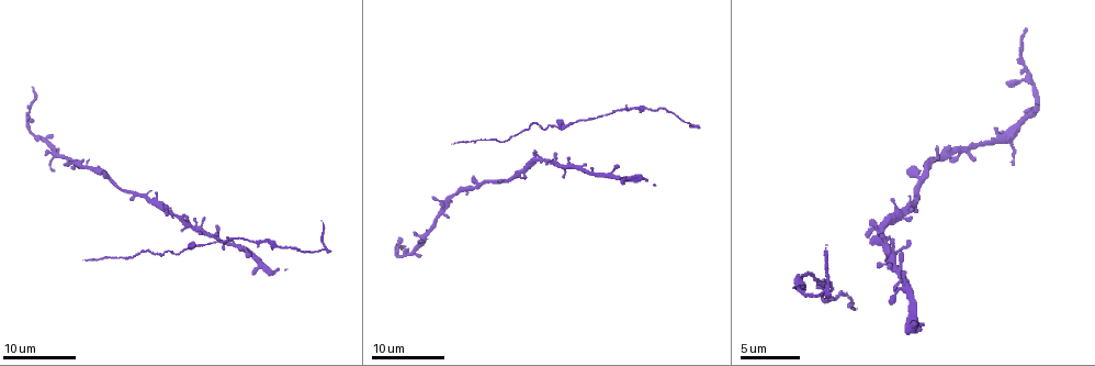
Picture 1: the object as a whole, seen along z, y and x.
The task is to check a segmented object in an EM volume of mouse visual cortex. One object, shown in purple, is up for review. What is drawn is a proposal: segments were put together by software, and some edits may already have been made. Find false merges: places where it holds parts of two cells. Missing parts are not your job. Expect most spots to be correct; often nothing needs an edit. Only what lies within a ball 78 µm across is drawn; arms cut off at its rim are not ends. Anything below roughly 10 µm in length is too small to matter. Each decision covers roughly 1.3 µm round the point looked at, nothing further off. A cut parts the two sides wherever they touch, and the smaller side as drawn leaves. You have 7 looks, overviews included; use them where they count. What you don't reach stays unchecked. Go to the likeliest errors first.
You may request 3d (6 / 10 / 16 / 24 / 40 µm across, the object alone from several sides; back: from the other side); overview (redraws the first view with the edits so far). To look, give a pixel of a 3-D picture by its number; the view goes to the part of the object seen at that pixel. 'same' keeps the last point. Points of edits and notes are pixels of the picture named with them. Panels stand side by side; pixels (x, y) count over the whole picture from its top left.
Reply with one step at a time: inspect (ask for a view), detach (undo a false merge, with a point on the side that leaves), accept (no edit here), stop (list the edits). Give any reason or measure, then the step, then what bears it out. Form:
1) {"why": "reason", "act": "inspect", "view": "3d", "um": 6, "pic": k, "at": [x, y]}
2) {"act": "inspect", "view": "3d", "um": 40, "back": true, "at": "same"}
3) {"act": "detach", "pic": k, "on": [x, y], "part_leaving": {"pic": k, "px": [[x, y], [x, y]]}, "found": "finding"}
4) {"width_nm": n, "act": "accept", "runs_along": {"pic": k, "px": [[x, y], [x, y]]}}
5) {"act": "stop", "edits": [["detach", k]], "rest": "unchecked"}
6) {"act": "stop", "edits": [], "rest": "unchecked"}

{"act": "inspect", "view": "3d", "um": 24, "pic": 1, "at": [201, 233]}

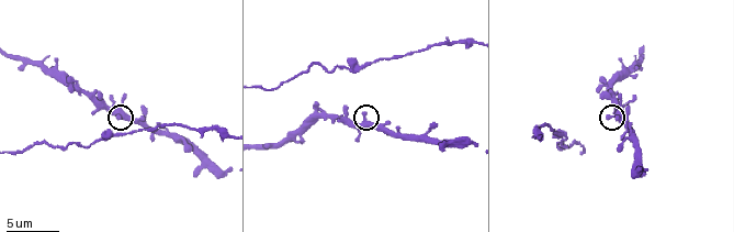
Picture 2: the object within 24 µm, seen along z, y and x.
{"why": "closer look", "act": "inspect", "view": "3d", "um": 10, "pic": 2, "at": [610, 114]}

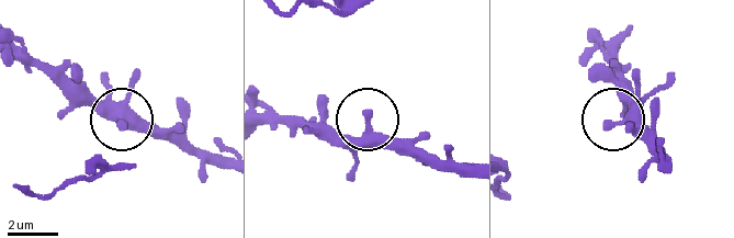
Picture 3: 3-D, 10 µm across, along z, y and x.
{"side_arm_um": 15, "act": "accept", "found": "all the same cell"}

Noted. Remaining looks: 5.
{"act": "inspect", "view": "3d", "um": 6, "pic": 2, "at": [111, 132]}

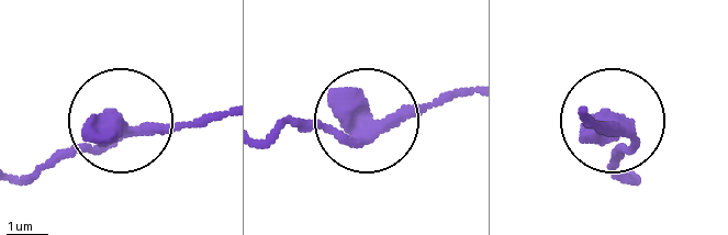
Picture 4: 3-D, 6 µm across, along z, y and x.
{"act": "inspect", "view": "3d", "um": 6, "back": true, "pic": 4, "at": [370, 117]}

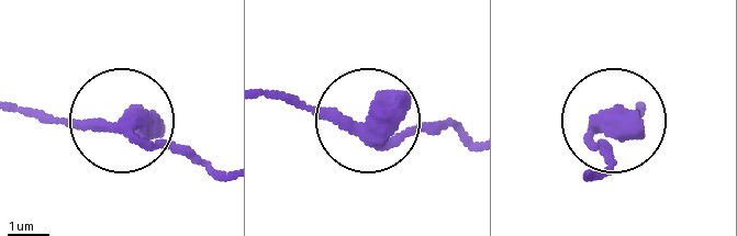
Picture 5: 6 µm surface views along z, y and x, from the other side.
{"act": "accept", "found": "all the same cell"}

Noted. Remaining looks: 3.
{"why": "branch point", "act": "inspect", "view": "3d", "um": 6, "pic": 2, "at": [75, 81]}

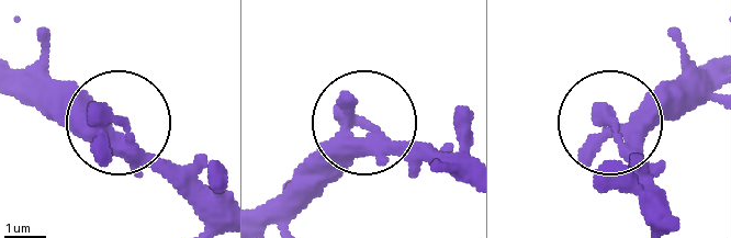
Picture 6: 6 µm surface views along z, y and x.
{"arms": 3, "act": "accept", "runs_along": {"pic": 6, "px": [[640, 137], [619, 129], [683, 115]]}, "found": "continuous, no second cell"}

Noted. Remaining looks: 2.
{"act": "stop", "edits": [], "rest": "unchecked"}

